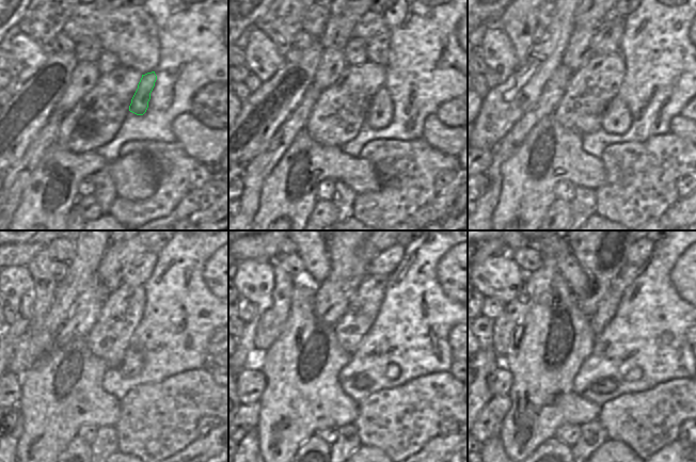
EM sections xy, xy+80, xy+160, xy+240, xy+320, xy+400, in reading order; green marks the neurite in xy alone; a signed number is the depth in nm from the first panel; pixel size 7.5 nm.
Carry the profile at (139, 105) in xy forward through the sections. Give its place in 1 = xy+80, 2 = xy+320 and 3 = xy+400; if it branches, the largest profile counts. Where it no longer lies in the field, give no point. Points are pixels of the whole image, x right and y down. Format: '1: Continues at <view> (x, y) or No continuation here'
1: Continues at xy+80 (380, 112)
2: Continues at xy+320 (360, 381)
3: Continues at xy+400 (604, 385)

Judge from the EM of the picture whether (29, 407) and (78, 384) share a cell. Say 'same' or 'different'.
same

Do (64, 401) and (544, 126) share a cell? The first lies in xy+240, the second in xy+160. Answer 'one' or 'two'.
one

